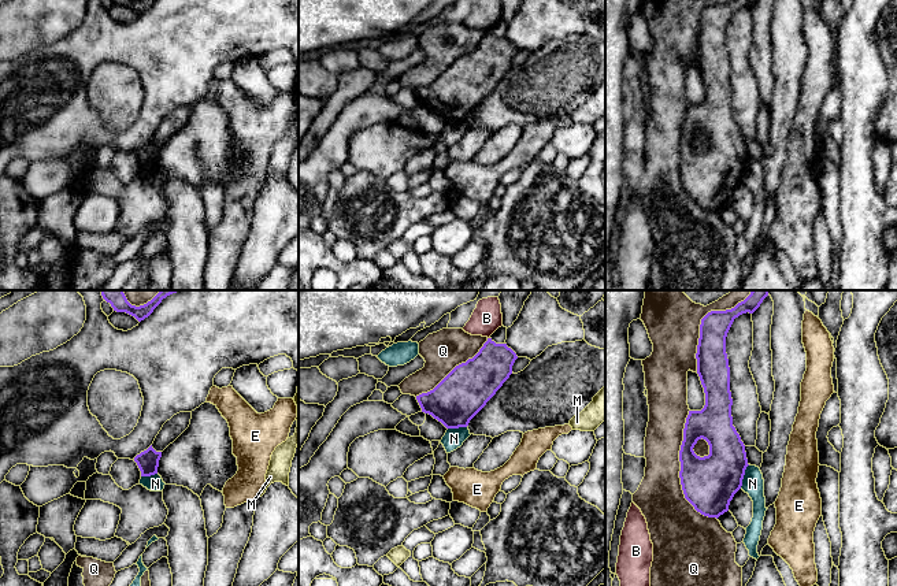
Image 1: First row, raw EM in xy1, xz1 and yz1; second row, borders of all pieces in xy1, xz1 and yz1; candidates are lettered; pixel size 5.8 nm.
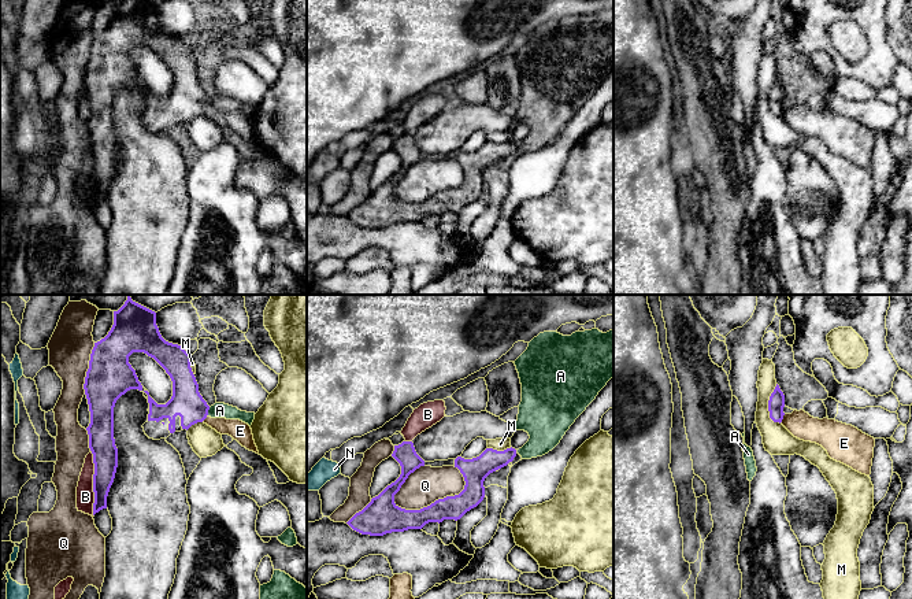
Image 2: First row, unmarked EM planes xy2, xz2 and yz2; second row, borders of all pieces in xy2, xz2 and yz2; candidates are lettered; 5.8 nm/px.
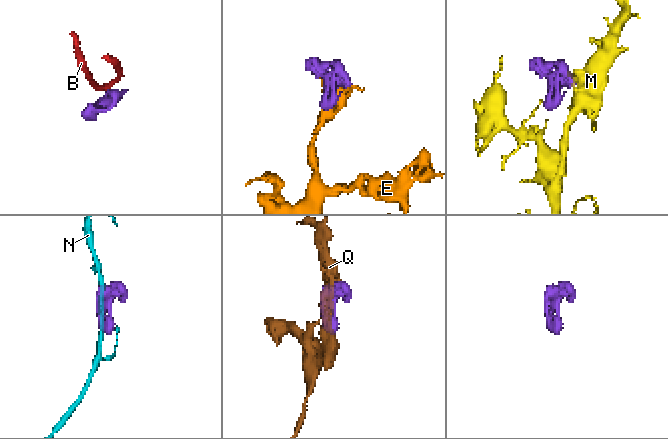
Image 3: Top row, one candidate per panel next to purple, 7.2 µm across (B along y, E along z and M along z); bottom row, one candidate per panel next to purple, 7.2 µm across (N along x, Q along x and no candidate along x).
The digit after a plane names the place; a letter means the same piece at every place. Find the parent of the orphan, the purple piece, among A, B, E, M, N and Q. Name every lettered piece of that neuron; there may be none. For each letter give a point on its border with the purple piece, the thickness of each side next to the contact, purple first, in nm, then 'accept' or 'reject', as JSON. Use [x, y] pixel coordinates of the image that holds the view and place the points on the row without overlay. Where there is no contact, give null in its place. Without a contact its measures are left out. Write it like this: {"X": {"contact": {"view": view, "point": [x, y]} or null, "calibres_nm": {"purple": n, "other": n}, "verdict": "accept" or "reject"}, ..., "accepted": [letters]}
{"A": {"contact": {"view": "xy2", "point": [207, 104]}, "calibres_nm": {"purple": 190, "other": 100}, "verdict": "accept"}, "B": {"contact": {"view": "xy2", "point": [93, 176]}, "calibres_nm": {"purple": 160, "other": 110}, "verdict": "reject"}, "E": {"contact": {"view": "yz2", "point": [782, 111]}, "calibres_nm": {"purple": 100, "other": 160}, "verdict": "reject"}, "M": {"contact": {"view": "yz2", "point": [768, 99]}, "calibres_nm": {"purple": 100, "other": 170}, "verdict": "reject"}, "N": {"contact": {"view": "yz1", "point": [742, 170]}, "calibres_nm": {"purple": 320, "other": 130}, "verdict": "reject"}, "Q": {"contact": {"view": "yz1", "point": [681, 163]}, "calibres_nm": {"purple": 320, "other": 280}, "verdict": "reject"}, "accepted": ["A"]}

